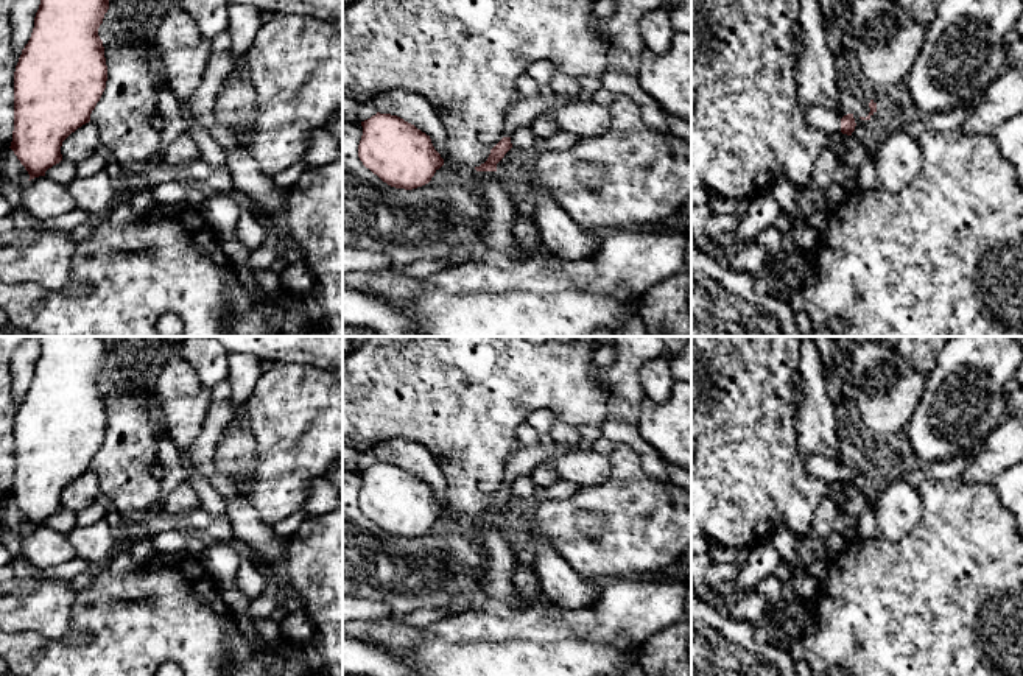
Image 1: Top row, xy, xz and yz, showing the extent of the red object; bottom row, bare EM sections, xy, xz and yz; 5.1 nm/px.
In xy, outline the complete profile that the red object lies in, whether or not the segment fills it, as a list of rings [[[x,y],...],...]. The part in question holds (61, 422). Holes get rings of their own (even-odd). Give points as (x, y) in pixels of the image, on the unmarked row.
[[[39,336],[40,354],[31,386],[14,421],[14,480],[11,498],[30,528],[62,509],[62,491],[90,470],[107,430],[107,414],[98,377],[114,343],[103,336]]]

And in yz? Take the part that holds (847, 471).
[[[808,455],[807,456],[807,472],[824,481],[842,481],[852,484],[855,480],[853,463],[841,466],[839,463],[824,456],[824,455]]]

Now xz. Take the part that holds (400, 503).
[[[391,463],[361,470],[358,506],[366,517],[395,537],[413,539],[431,530],[444,514],[430,484]]]

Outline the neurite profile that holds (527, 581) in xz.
[[[512,565],[511,578],[515,587],[512,595],[511,607],[519,609],[523,601],[531,601],[533,598],[543,595],[540,587],[540,578],[531,565]]]

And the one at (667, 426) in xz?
[[[674,382],[665,402],[640,402],[638,428],[660,456],[691,472],[691,383]]]

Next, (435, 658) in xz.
[[[343,636],[343,676],[618,676],[624,651],[589,640],[461,642],[430,639],[411,654],[397,657],[386,650]]]

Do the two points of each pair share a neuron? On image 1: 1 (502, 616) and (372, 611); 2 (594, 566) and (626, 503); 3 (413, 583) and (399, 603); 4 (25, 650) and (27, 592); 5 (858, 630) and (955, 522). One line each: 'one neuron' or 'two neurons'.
1: two neurons
2: one neuron
3: one neuron
4: two neurons
5: one neuron

